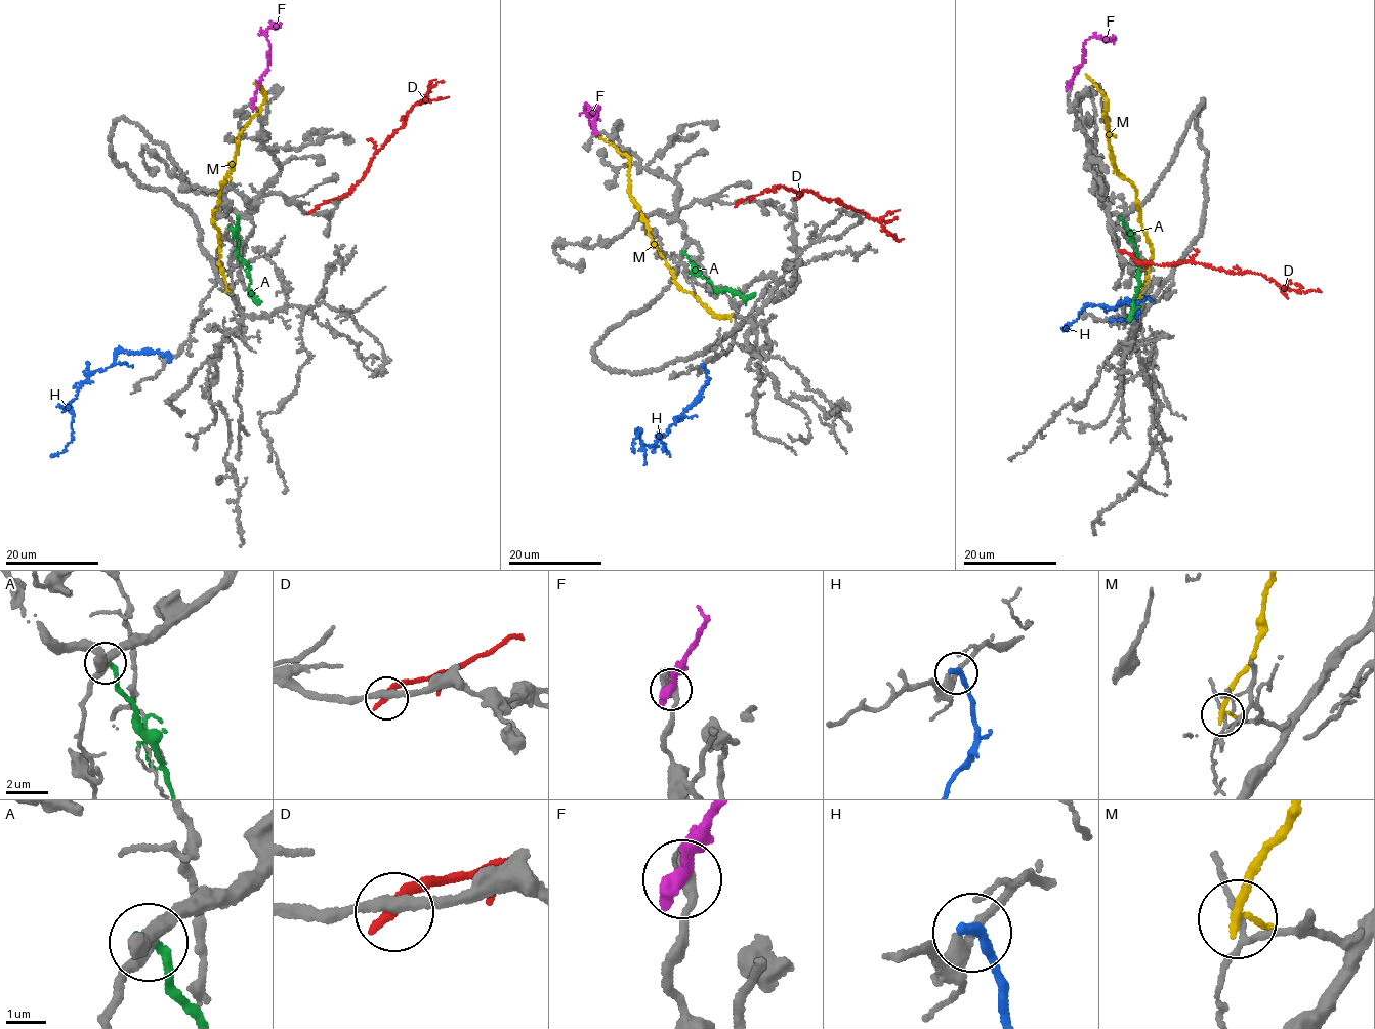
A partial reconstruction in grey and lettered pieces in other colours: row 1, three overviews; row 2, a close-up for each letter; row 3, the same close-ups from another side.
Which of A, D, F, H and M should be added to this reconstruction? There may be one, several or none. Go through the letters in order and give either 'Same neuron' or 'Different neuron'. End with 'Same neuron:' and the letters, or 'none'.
A: Different neuron
D: Different neuron
F: Different neuron
H: Different neuron
M: Different neuron
Same neuron: none

